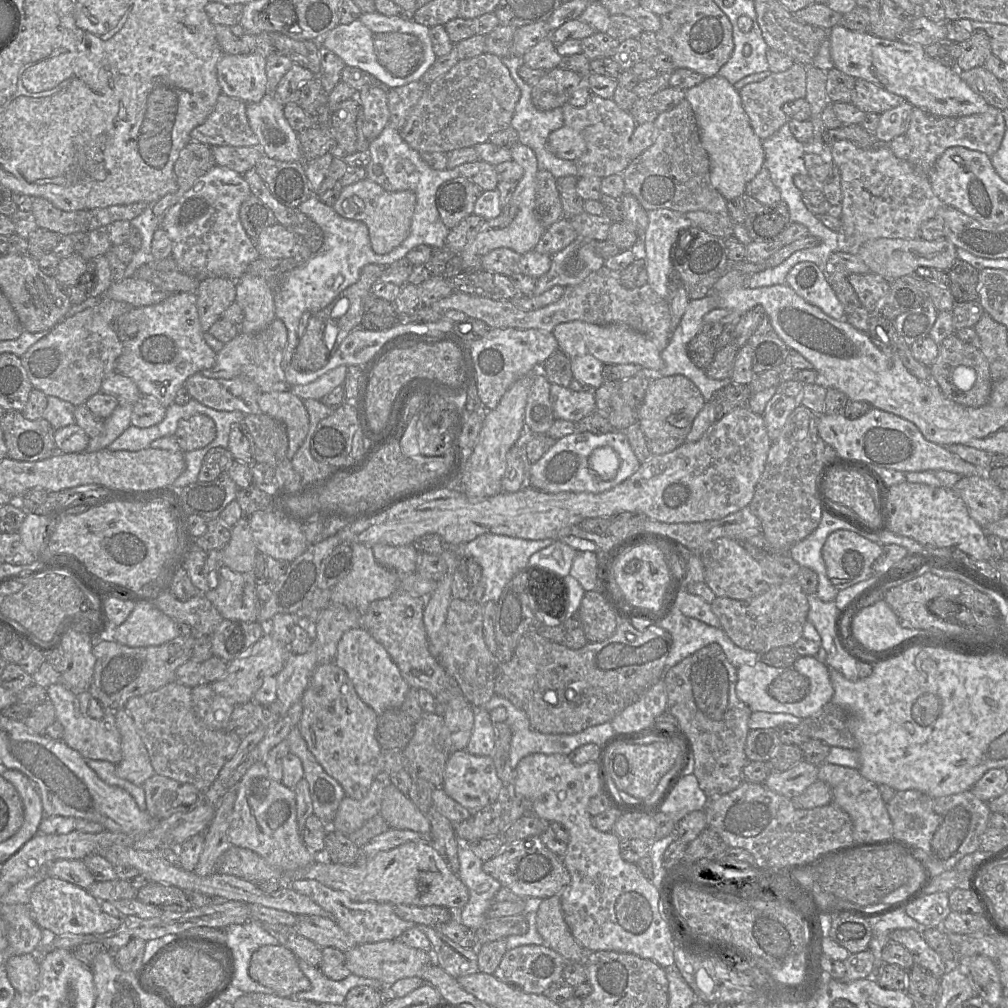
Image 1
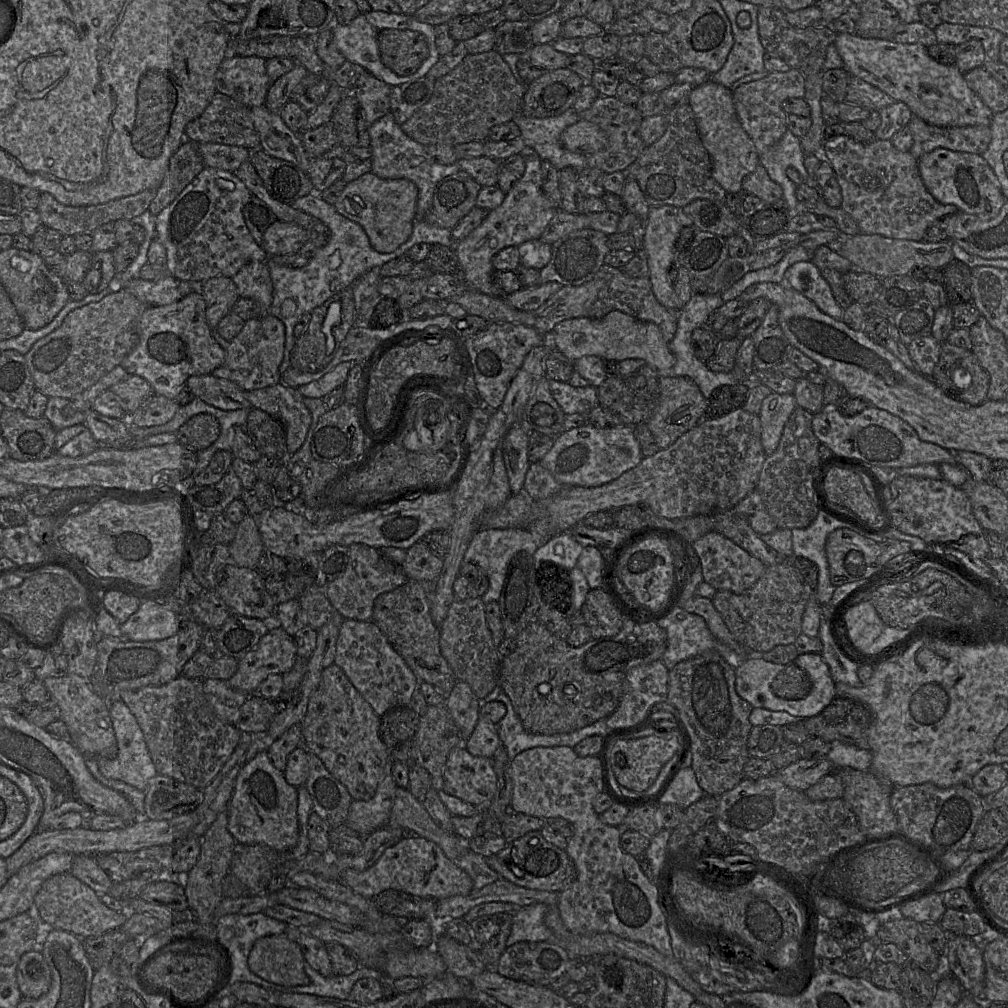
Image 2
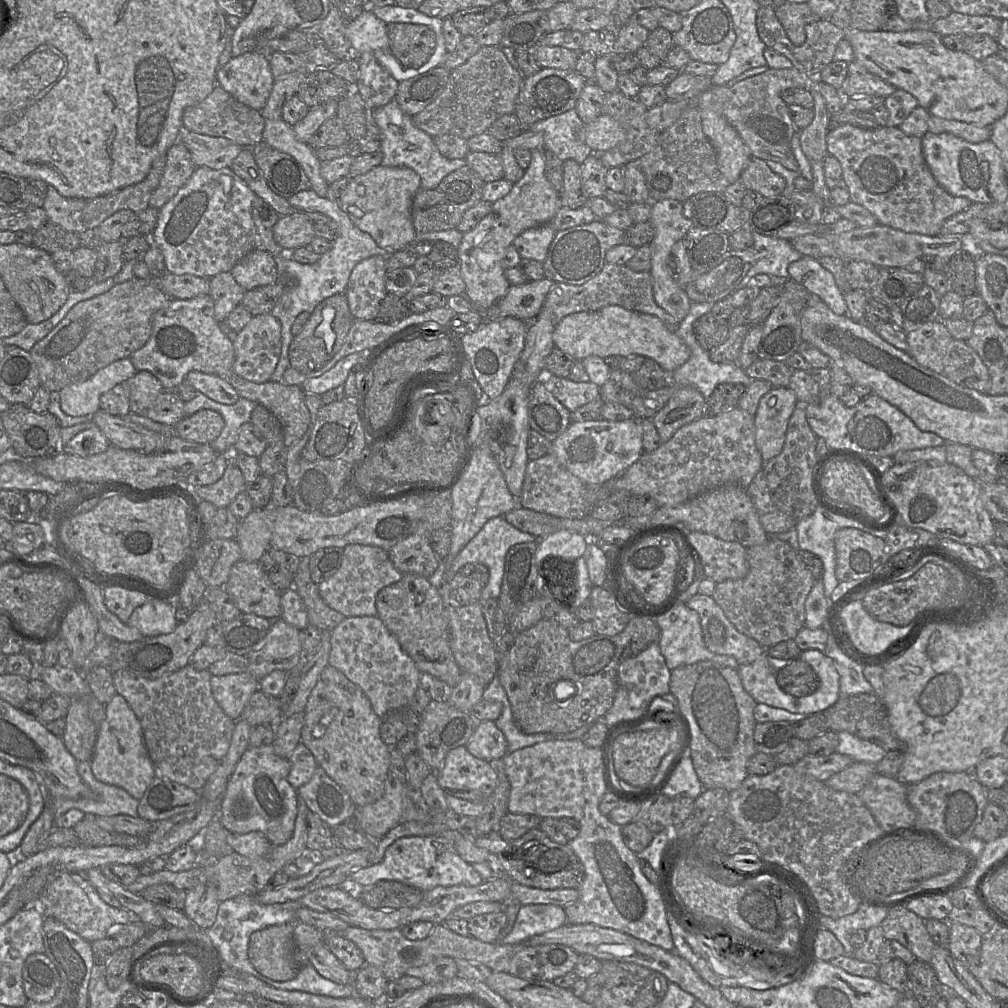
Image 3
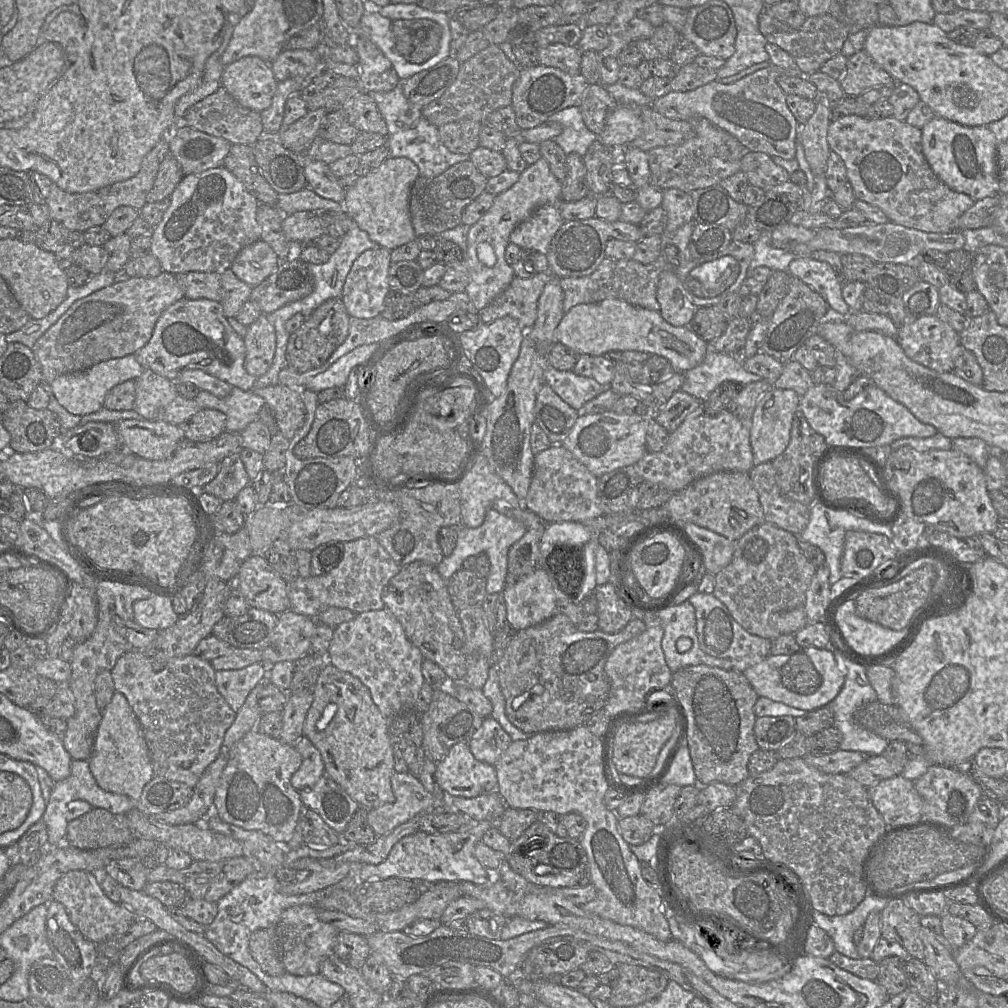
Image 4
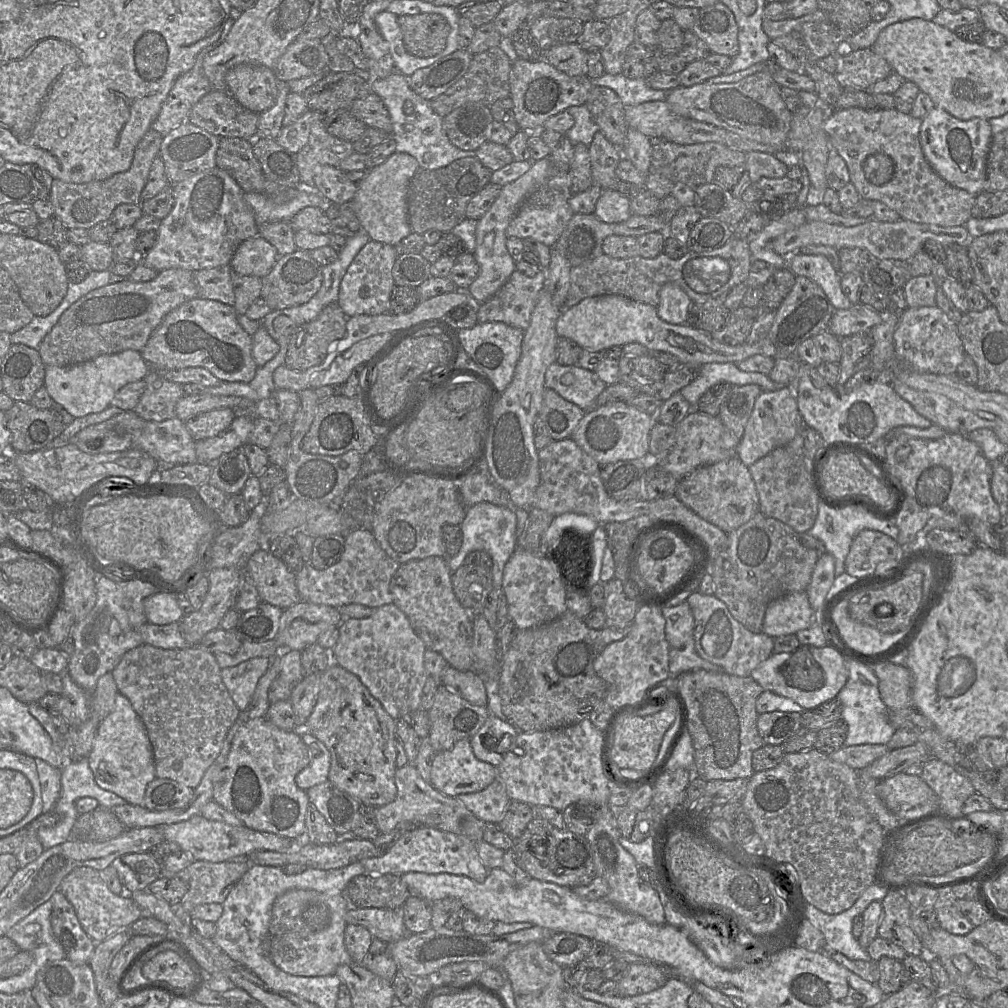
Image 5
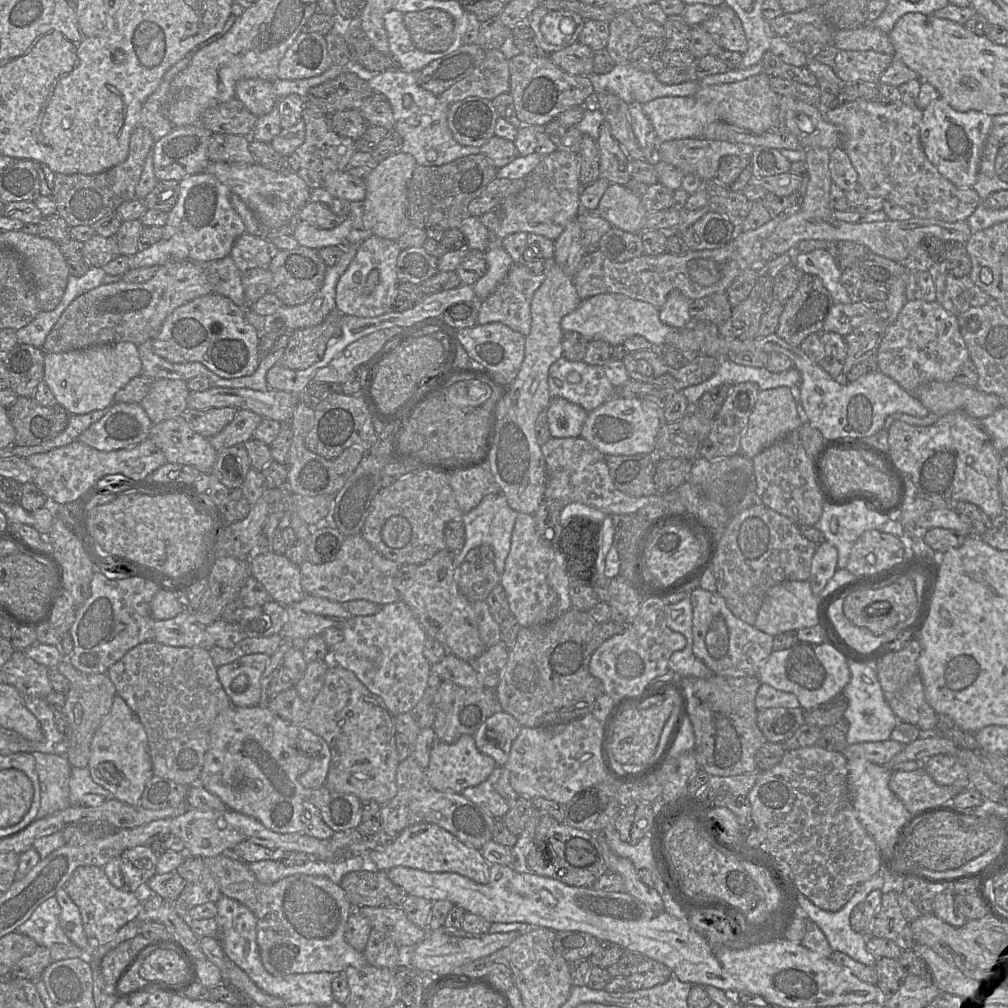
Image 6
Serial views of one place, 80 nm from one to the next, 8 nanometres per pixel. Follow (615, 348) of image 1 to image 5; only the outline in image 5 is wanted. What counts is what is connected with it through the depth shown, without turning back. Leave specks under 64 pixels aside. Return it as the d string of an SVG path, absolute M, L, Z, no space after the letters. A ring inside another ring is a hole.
M621 295L589 297L570 308L561 309L561 314L556 322L556 332L558 337L565 337L575 341L585 351L601 352L612 346L623 346L627 343L637 342L644 345L650 352L667 352L676 356L682 365L713 362L738 363L755 354L777 358L777 350L768 337L755 343L725 344L715 339L712 334L693 328L688 324L669 324L660 319L656 307Z

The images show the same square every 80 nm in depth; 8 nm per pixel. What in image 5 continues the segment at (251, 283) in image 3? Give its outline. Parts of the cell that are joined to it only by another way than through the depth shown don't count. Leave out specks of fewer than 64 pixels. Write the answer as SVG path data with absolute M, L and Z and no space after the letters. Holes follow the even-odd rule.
M258 234L239 244L229 267L240 275L263 278L271 271L278 257L276 248Z

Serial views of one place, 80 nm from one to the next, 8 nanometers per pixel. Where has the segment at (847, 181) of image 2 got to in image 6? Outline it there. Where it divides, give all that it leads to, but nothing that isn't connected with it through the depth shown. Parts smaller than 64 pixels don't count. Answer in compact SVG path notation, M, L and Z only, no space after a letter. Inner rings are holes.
M858 99L831 108L824 118L841 131L841 145L868 197L894 202L916 218L963 221L982 201L974 188L958 188L927 158L920 141L923 111L916 104L870 102Z

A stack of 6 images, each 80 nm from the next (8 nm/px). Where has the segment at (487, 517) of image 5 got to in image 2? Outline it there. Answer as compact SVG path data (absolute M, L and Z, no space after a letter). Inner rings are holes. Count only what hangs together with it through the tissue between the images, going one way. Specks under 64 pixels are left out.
M480 528L474 534L462 560L462 564L473 563L479 566L489 578L489 587L481 597L486 604L498 601L503 585L506 580L507 567L512 557L520 551L525 551L531 555L546 544L551 537L540 535L535 531L526 528Z

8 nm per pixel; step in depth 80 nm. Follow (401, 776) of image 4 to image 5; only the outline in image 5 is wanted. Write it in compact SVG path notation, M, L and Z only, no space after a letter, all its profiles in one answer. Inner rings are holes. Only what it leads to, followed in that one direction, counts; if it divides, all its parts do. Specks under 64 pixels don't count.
M408 763L395 771L397 795L393 802L375 807L376 825L381 834L389 833L397 827L426 826L444 832L466 836L474 842L483 840L484 824L460 800L436 790L423 780L414 764Z

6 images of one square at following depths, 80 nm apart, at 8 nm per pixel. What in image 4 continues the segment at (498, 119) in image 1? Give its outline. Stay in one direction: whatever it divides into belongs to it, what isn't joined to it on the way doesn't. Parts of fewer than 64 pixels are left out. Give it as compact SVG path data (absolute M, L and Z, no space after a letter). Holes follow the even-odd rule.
M490 44L461 63L453 84L442 96L422 109L422 116L438 128L462 119L484 123L490 113L512 104L513 85L518 78L519 71L519 65L513 64L499 45Z

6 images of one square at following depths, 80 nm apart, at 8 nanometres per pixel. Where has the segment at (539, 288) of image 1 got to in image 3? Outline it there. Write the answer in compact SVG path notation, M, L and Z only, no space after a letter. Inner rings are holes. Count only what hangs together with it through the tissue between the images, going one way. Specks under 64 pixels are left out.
M595 219L589 224L556 232L543 263L544 276L554 282L580 285L596 276L606 263L609 249L626 243L624 230L609 226L603 220Z

